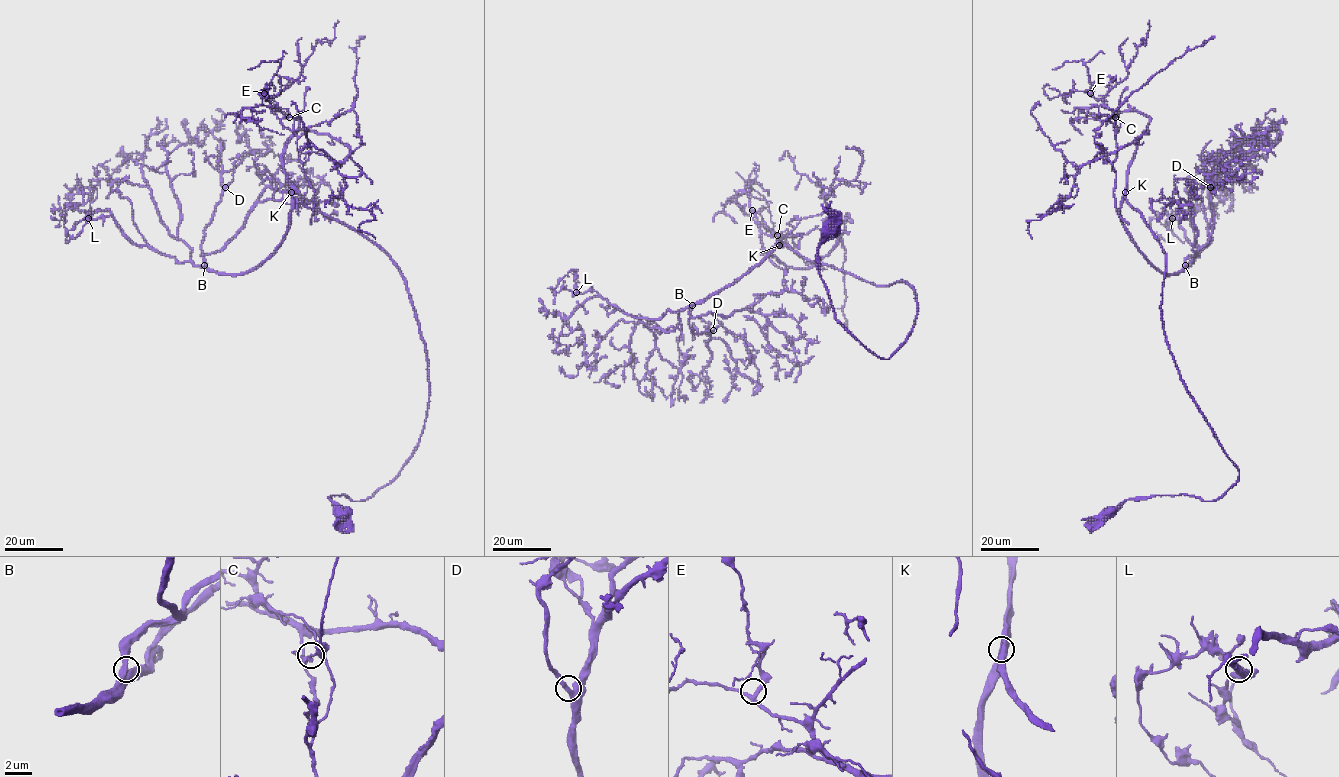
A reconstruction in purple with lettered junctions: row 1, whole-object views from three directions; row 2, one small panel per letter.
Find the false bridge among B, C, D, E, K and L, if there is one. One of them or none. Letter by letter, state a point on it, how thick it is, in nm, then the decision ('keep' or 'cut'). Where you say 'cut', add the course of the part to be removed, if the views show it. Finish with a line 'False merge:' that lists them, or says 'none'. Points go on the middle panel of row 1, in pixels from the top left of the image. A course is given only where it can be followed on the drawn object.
B: place (692, 305); calibre 500 nm; keep
C: place (777, 235); calibre 180 nm; cut; course (777, 235), (782, 240), (782, 237), (821, 229), (842, 239), (845, 253), (843, 315), (847, 329), (853, 334)
D: place (713, 330); calibre 420 nm; keep
E: place (752, 210); calibre 280 nm; keep
K: place (779, 245); calibre 500 nm; keep
L: place (576, 292); calibre 280 nm; keep
False merge: C

